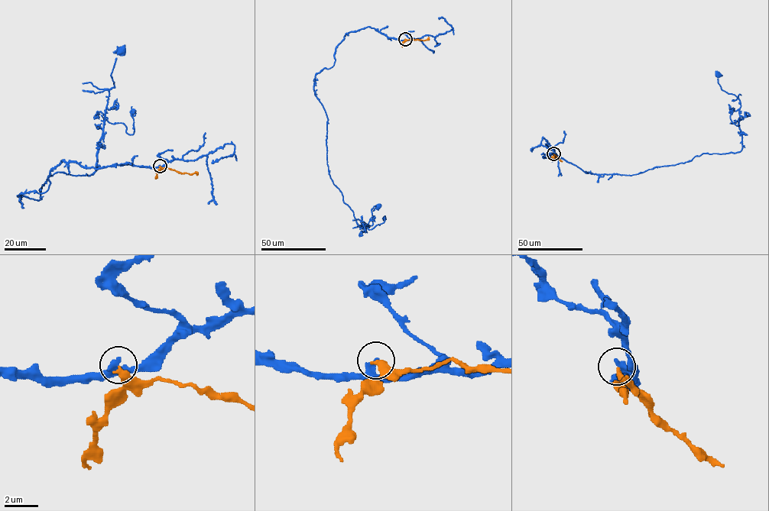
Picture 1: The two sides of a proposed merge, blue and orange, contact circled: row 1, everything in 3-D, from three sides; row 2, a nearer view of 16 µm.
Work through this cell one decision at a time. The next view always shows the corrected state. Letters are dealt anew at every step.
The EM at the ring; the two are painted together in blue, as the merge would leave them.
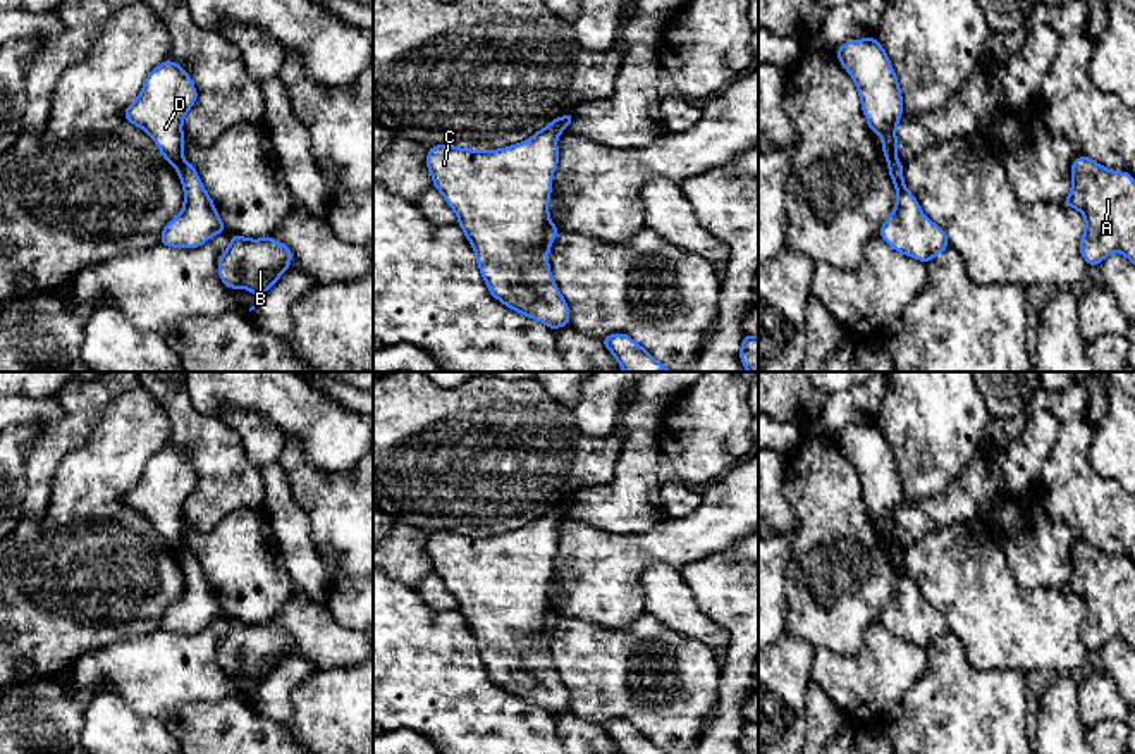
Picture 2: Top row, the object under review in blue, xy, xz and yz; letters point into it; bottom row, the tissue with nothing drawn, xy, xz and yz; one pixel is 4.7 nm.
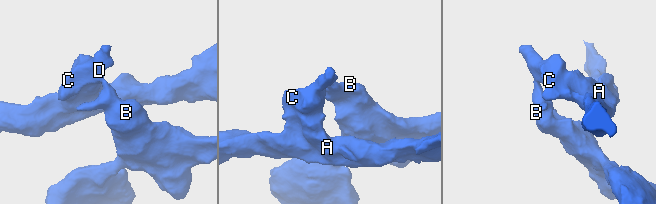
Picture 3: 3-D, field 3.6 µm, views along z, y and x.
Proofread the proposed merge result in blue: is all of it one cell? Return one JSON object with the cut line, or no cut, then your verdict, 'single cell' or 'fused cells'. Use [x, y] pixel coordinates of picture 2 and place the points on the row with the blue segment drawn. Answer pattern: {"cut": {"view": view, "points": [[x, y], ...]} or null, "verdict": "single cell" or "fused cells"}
{"cut": {"view": "yz", "points": [[888, 159], [896, 160]]}, "verdict": "fused cells"}

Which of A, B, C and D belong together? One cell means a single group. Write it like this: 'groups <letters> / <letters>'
groups A C D / B

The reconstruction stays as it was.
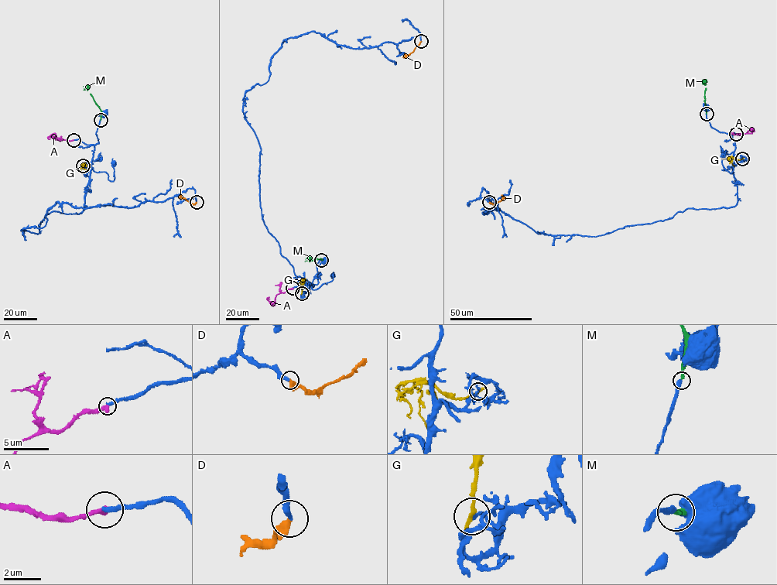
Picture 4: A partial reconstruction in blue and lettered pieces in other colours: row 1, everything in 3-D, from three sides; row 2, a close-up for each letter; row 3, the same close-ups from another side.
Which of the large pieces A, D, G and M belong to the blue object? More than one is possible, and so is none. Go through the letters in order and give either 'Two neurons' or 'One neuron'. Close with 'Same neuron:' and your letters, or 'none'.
A: One neuron
D: One neuron
G: Two neurons
M: Two neurons
Same neuron: A, D

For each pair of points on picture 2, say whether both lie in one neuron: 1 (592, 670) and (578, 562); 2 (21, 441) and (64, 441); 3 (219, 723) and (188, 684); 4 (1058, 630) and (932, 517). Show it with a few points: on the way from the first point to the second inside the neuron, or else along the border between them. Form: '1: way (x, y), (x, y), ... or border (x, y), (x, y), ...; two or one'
1: border (559, 615), (582, 617), (611, 627), (625, 625); two
2: border (36, 424), (38, 436), (26, 458), (24, 481); two
3: border (241, 696), (193, 701), (162, 713); two
4: border (977, 515), (946, 524), (908, 544); two

